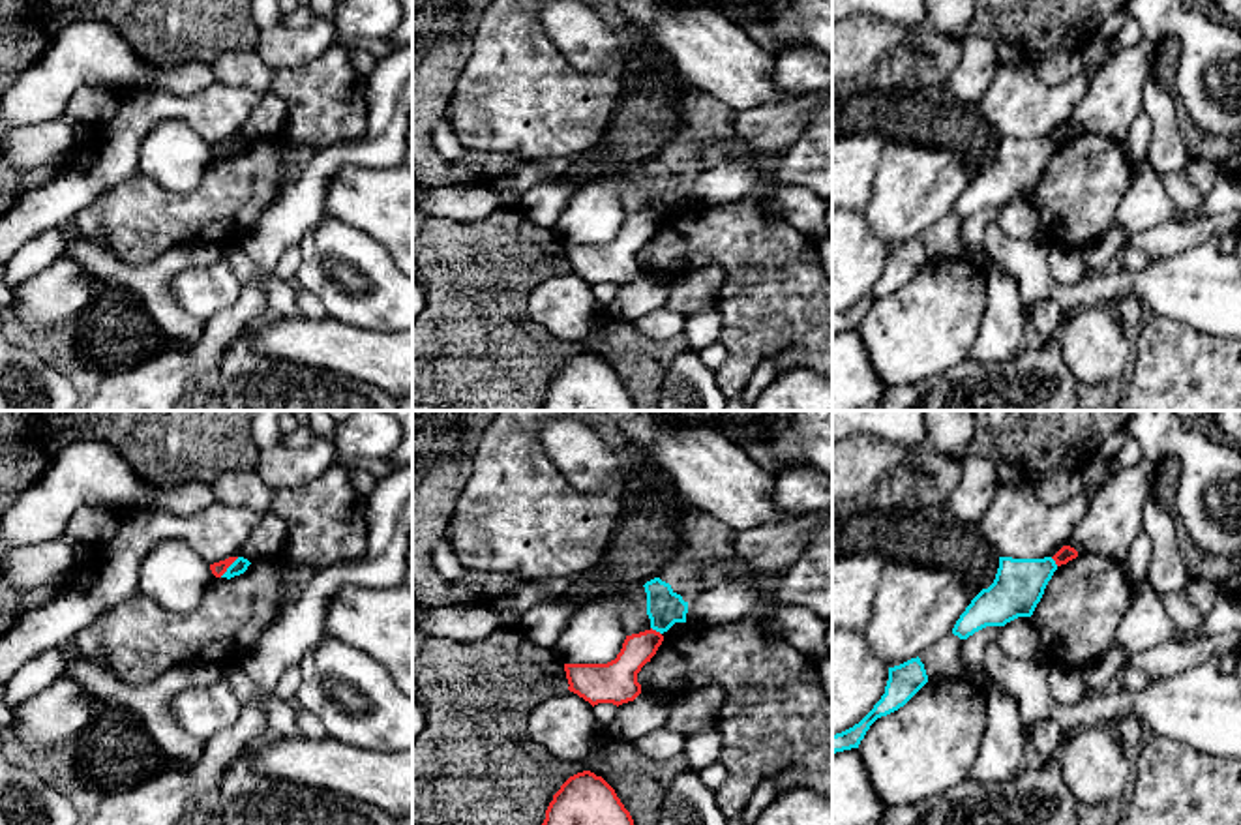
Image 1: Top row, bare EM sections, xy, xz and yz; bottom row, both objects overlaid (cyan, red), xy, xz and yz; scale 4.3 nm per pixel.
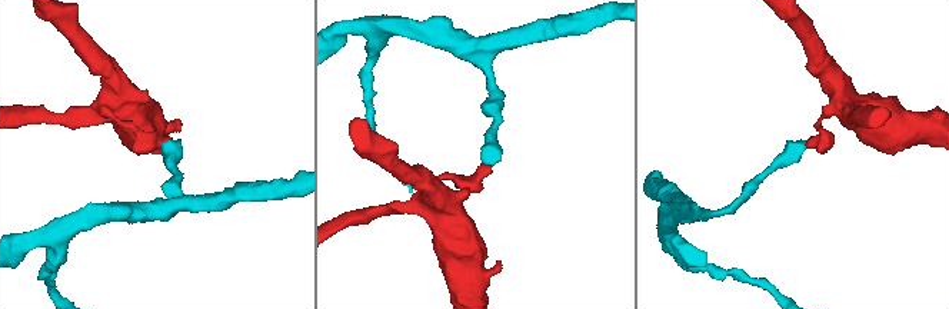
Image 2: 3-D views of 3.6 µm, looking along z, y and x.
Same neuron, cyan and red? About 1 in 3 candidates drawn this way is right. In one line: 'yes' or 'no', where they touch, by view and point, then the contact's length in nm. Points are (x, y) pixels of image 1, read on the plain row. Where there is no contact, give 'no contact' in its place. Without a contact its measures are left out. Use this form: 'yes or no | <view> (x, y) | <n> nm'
no | xy (229, 147) | 120 nm

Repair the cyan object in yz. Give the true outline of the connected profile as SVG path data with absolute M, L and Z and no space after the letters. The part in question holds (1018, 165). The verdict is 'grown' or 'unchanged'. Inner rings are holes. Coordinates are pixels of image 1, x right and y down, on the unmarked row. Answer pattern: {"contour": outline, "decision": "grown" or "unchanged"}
{"contour": "M999 137L994 163L971 180L952 214L967 219L986 206L1005 206L1018 197L1031 197L1055 150L1052 137Z", "decision": "unchanged"}

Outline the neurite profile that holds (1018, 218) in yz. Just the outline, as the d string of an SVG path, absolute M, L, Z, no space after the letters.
M1018 197L1001 206L997 223L1014 240L1033 238L1040 232L1040 219L1031 197Z

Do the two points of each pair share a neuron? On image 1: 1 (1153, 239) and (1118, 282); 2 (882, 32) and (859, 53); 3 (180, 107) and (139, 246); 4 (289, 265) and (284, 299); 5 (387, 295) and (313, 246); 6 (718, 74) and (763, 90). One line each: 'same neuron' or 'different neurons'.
1: different neurons
2: same neuron
3: different neurons
4: different neurons
5: same neuron
6: same neuron

